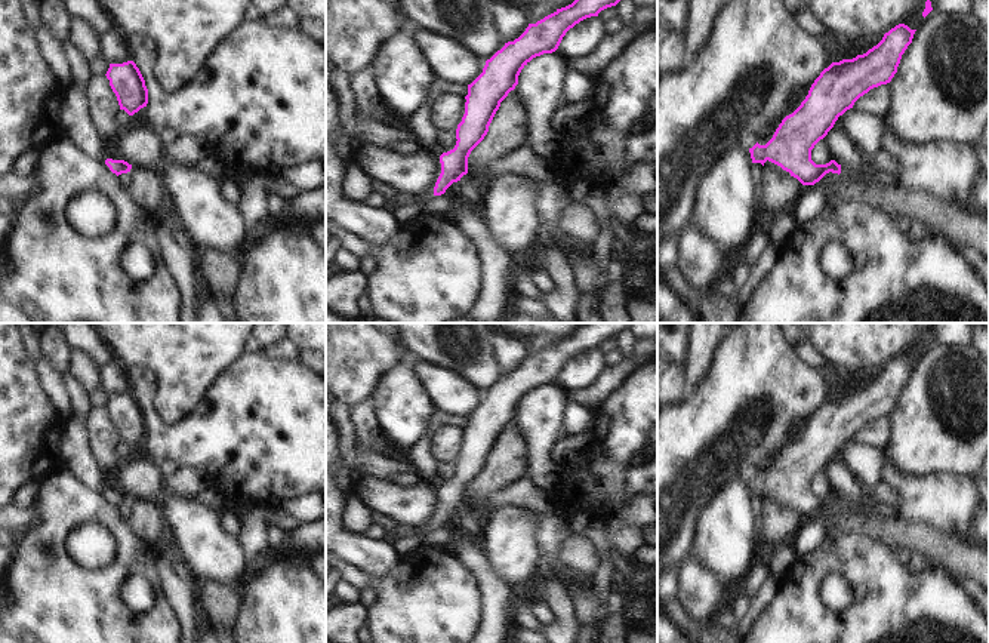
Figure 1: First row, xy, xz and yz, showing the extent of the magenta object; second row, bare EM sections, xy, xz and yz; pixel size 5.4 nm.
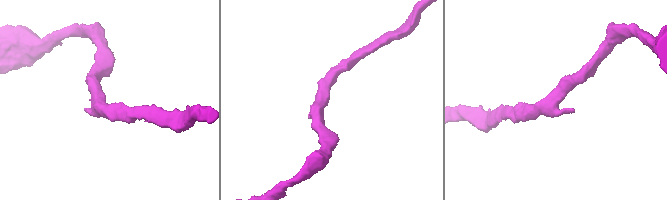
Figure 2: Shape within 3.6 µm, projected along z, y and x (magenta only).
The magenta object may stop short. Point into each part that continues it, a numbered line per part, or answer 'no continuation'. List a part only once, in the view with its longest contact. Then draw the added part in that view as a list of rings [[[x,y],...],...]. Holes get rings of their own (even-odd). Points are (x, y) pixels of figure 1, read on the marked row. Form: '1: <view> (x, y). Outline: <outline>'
no continuation

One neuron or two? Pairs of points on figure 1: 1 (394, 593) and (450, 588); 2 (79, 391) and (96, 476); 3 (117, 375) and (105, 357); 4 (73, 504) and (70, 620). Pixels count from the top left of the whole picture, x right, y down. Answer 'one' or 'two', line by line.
1: one
2: one
3: two
4: one

